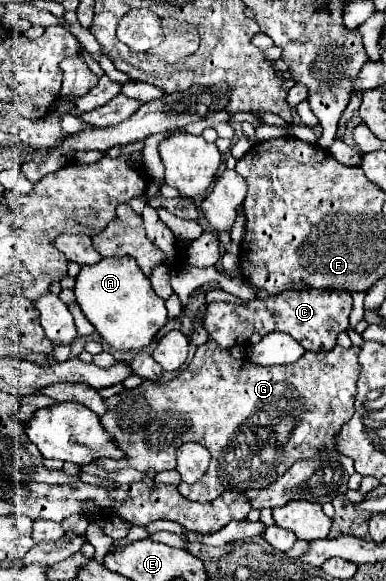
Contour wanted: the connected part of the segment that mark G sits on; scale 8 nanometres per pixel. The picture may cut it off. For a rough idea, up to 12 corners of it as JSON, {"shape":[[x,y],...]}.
{"shape":[[208,341],[170,383],[106,399],[126,459],[208,475],[190,501],[262,489],[334,449],[358,347],[254,367]]}

